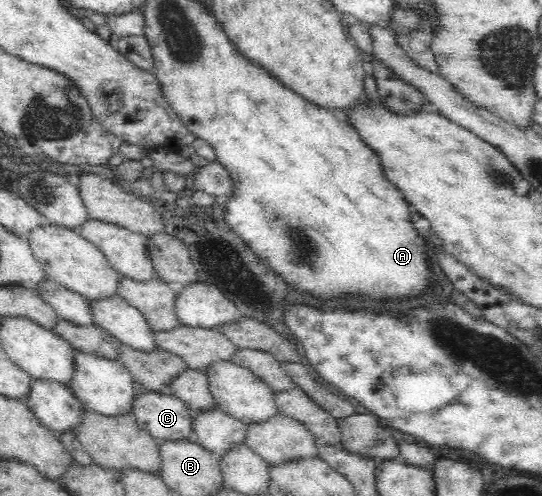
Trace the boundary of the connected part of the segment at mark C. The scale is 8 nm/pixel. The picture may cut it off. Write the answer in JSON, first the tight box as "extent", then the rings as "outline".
{"extent":[129,389,192,442],"outline":[[[135,389],[129,412],[135,416],[139,428],[146,430],[158,442],[192,438],[190,432],[191,416],[185,403],[175,396],[161,390]]]}

